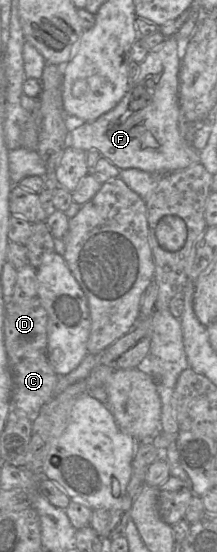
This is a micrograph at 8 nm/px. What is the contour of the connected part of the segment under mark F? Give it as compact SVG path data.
M174 35L165 38L159 47L147 53L145 59L139 63L138 75L128 83L125 95L113 109L94 121L71 120L68 145L83 151L97 150L119 170L135 168L151 174L166 175L199 163L199 151L192 146L192 143L182 138L178 128L178 73L178 40Z

